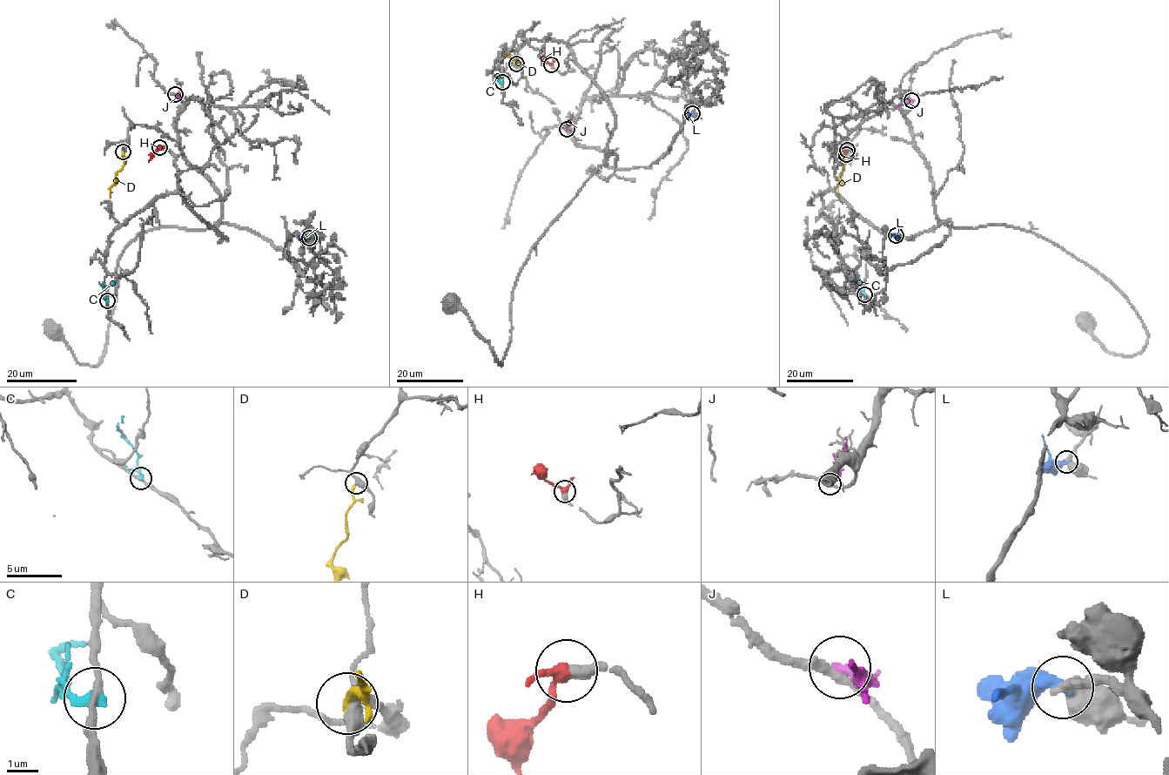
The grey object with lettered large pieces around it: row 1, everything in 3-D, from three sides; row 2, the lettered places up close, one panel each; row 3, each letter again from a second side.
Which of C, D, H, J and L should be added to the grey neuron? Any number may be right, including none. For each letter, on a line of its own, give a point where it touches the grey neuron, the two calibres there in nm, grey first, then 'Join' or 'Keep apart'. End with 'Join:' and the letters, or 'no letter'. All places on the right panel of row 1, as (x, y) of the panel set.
C: Touches grey at (864, 294). Thickness 220 nm (grey) against 320 nm. Keep apart
D: Touches grey at (846, 154). Thickness 380 nm (grey) against 280 nm. Keep apart
H: Touches grey at (847, 150). Thickness 400 nm (grey) against 340 nm. Join
J: Touches grey at (911, 100). Thickness 280 nm (grey) against 220 nm. Keep apart
L: Touches grey at (896, 235). Thickness 460 nm (grey) against 440 nm. Keep apart
Join: H

